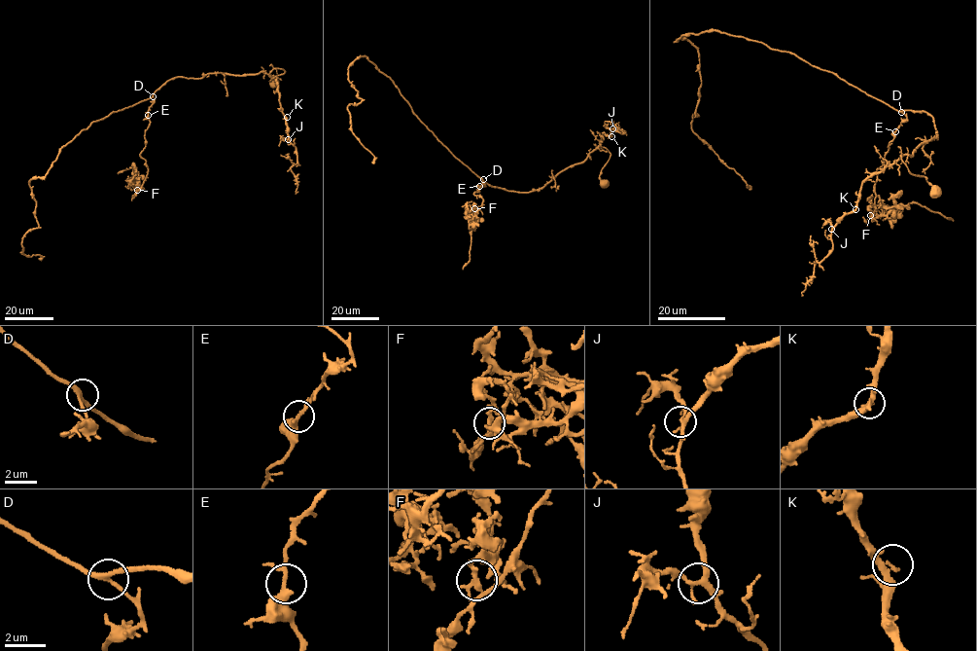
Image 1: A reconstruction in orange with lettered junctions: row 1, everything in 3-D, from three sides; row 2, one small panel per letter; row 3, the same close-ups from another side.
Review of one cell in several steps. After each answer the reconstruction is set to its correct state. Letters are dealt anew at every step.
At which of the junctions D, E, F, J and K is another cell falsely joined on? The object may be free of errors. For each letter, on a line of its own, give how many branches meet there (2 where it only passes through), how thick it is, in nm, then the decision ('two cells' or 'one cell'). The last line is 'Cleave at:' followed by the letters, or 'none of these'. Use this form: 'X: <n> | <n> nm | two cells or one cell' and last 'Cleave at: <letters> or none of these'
D: 3 | 240 nm | one cell
E: 3 | 220 nm | one cell
F: 3 | 200 nm | two cells
J: 4 | 240 nm | one cell
K: 3 | 240 nm | one cell
Cleave at: F

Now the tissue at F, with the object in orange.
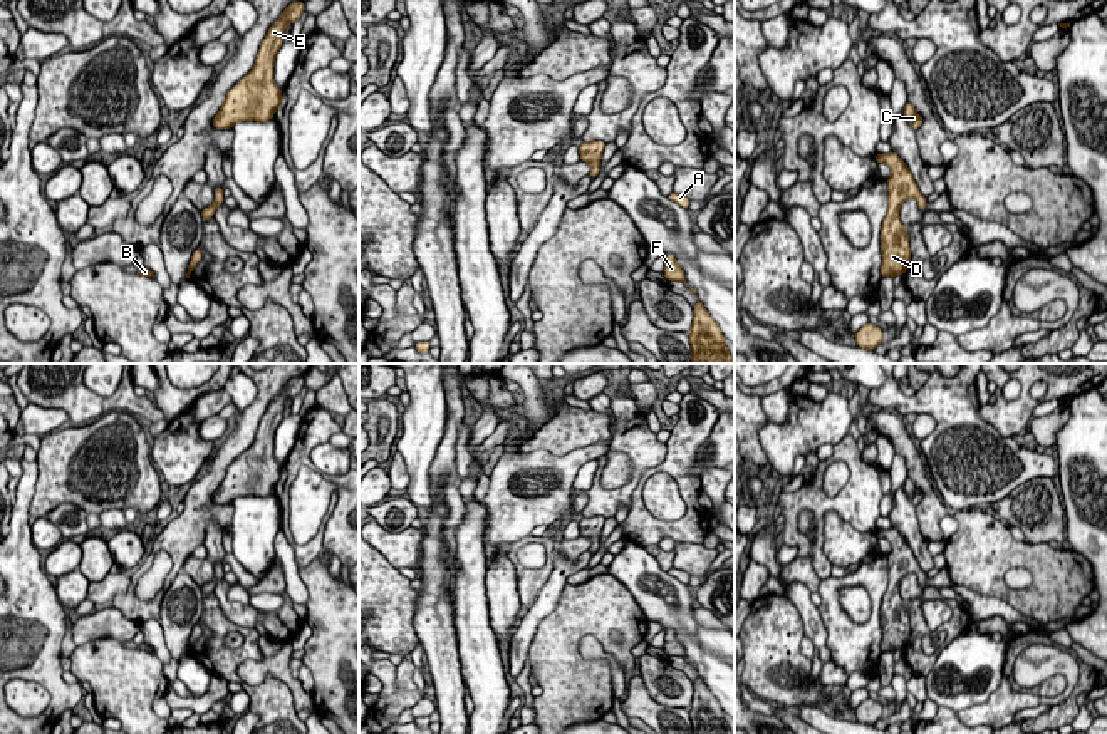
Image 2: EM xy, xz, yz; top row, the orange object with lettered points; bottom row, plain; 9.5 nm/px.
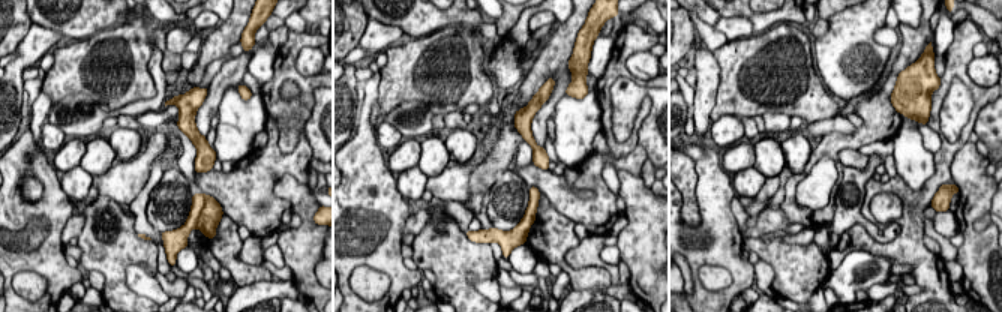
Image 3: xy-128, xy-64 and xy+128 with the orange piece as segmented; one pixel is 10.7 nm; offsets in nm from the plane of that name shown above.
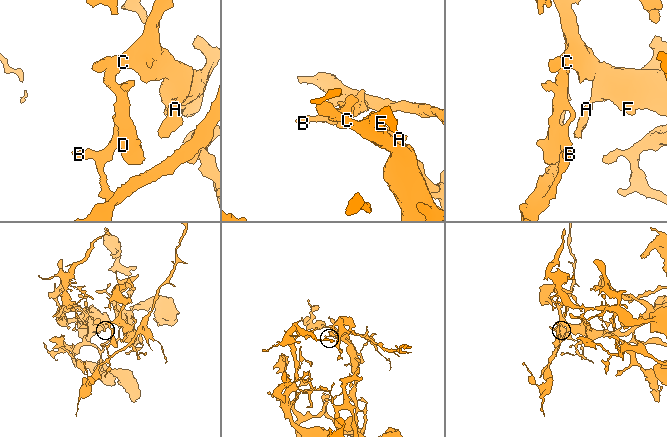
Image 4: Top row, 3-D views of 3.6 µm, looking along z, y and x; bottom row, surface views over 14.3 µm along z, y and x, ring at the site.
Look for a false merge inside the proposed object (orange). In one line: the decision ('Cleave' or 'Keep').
Cleave

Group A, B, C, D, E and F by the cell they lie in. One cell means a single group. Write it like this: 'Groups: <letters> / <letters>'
Groups: A C D E F / B

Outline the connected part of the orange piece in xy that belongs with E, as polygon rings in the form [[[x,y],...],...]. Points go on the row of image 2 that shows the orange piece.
[[[302,0],[292,2],[282,17],[268,28],[260,44],[253,69],[226,94],[223,106],[213,119],[215,129],[231,129],[240,121],[267,122],[283,104],[282,90],[273,80],[273,65],[288,23],[304,13]]]

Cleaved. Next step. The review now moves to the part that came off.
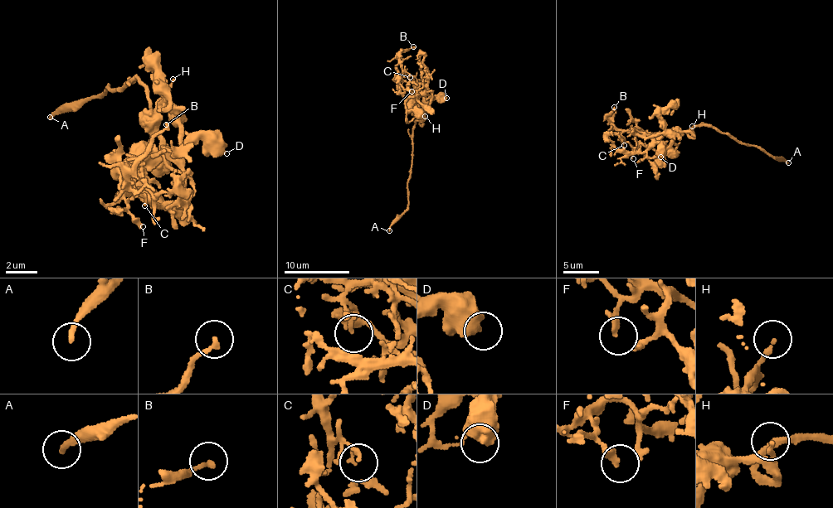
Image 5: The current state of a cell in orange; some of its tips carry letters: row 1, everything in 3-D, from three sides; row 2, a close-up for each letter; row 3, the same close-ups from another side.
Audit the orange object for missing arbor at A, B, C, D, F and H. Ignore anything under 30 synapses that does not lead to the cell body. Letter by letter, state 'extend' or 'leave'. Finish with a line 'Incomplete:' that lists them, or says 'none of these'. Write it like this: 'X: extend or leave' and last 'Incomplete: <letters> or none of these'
A: extend
B: leave
C: leave
D: leave
F: leave
H: leave
Incomplete: A

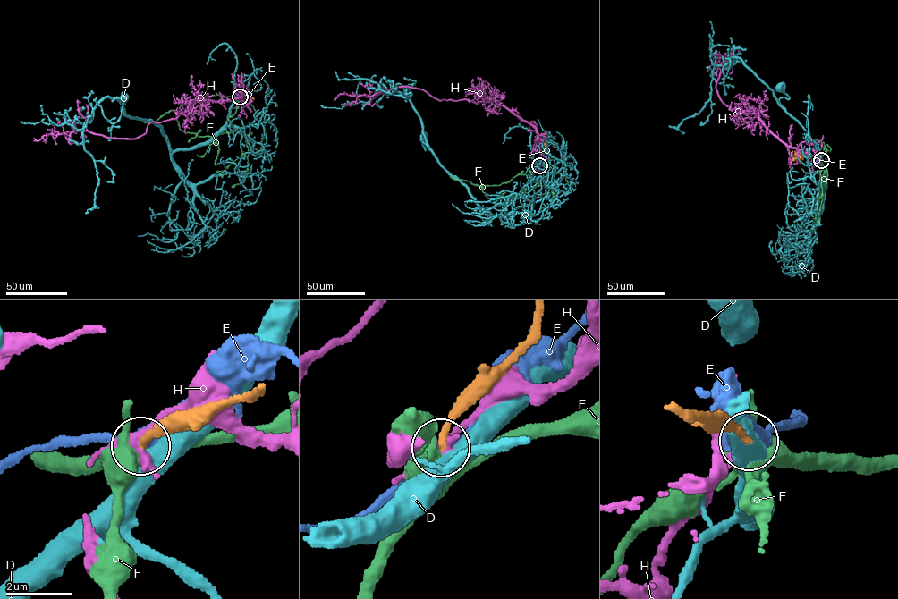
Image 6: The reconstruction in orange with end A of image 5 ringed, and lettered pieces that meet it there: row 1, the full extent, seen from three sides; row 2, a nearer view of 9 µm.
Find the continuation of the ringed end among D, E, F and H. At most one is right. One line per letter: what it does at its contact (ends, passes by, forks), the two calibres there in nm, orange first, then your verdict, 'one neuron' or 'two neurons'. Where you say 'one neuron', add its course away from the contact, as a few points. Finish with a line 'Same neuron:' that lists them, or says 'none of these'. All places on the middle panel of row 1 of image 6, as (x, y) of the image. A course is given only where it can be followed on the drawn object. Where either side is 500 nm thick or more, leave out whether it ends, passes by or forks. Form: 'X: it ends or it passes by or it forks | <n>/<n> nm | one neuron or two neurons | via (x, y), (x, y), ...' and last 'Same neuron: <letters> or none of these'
D: 200/550 nm | two neurons
E: it passes by | 220/320 nm | two neurons
F: 190/500 nm | two neurons
H: it passes by | 220/320 nm | two neurons
Same neuron: none of these

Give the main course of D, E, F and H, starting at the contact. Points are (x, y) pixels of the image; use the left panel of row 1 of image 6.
D: (240, 97), (229, 109), (225, 127), (215, 136), (173, 150), (161, 127), (124, 115), (122, 98)
E: (240, 97), (251, 93)
F: (240, 97), (199, 98), (176, 115), (185, 132), (244, 136), (247, 170), (231, 187)
H: (240, 97), (246, 98), (196, 101), (176, 119), (150, 122), (145, 134), (133, 139), (79, 130), (34, 138)

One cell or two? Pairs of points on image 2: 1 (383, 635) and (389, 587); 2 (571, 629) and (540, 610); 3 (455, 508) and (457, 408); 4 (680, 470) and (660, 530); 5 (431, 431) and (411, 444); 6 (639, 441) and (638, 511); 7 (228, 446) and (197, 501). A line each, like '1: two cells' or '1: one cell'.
1: one cell
2: two cells
3: one cell
4: one cell
5: one cell
6: two cells
7: one cell

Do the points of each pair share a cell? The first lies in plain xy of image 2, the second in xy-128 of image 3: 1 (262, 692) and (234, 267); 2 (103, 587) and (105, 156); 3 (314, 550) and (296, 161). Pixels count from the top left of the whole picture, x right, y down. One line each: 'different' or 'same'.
1: same
2: different
3: different

